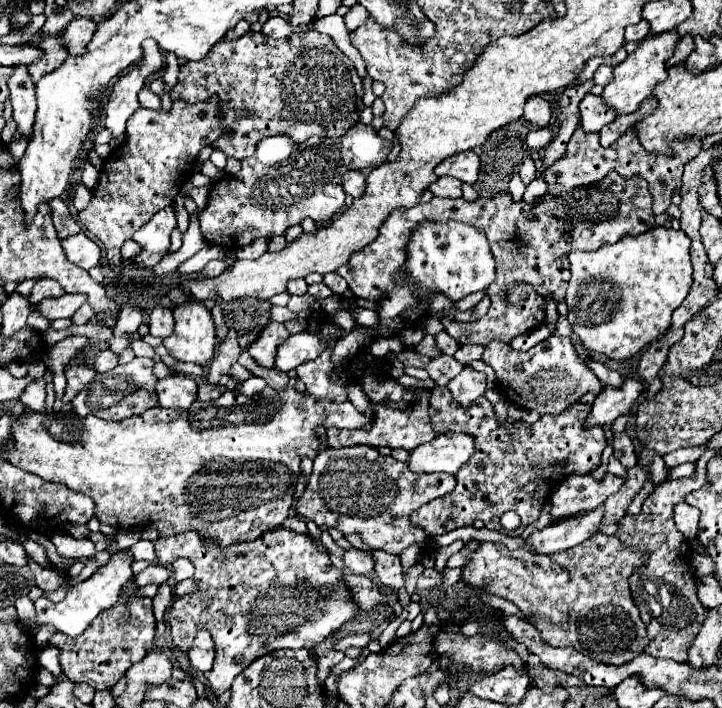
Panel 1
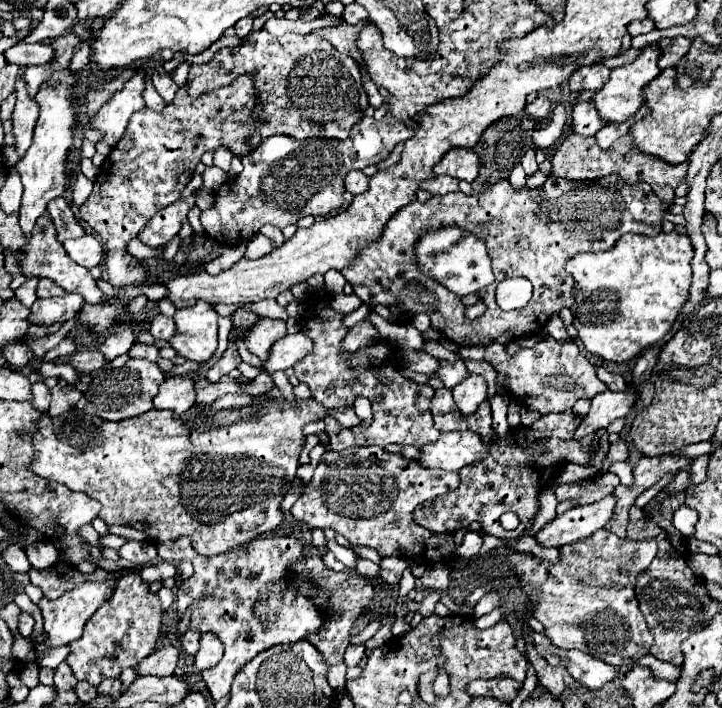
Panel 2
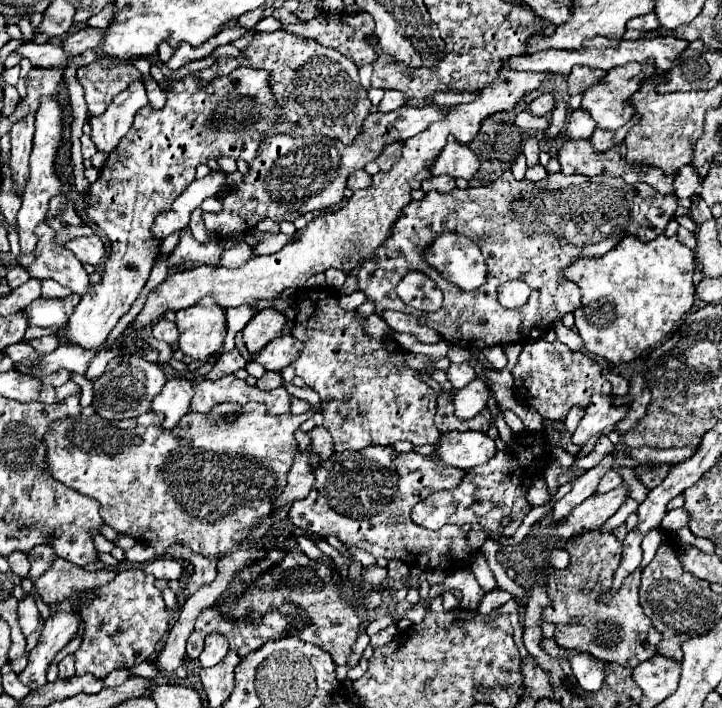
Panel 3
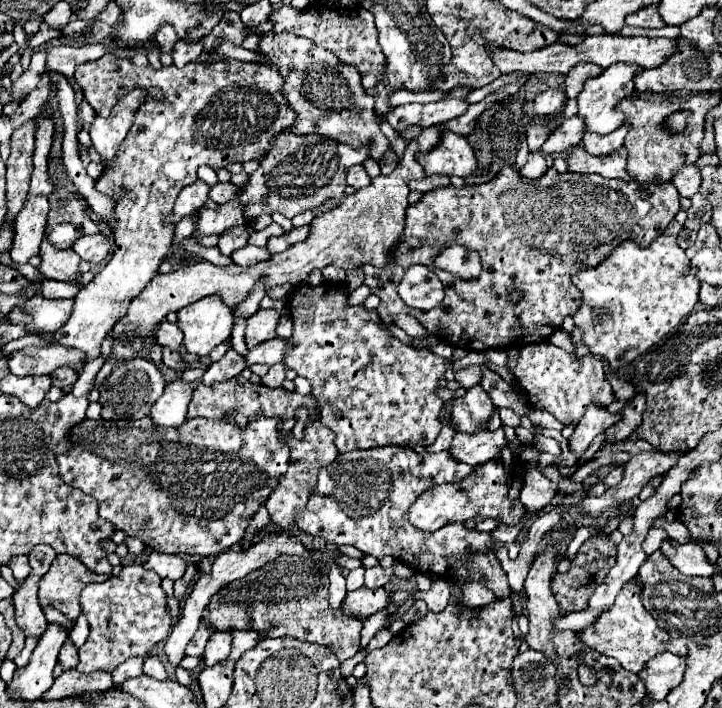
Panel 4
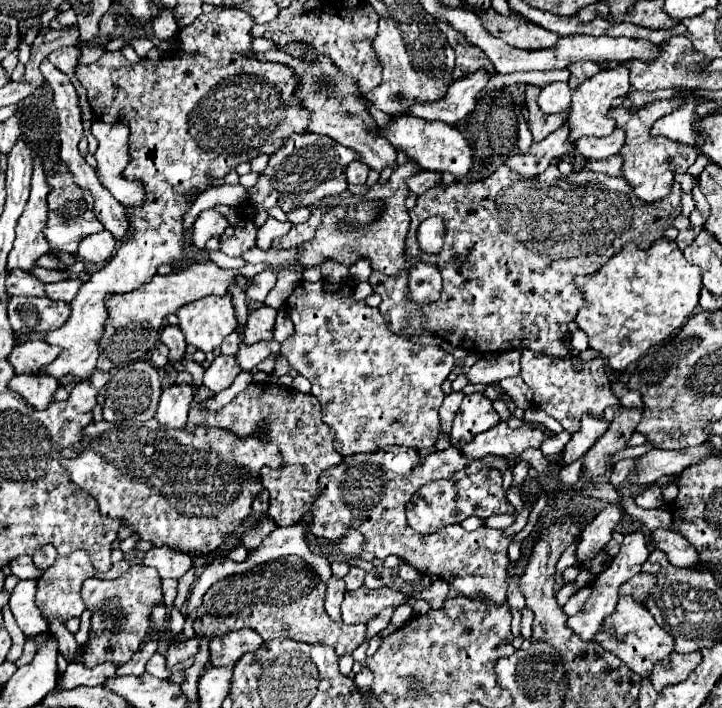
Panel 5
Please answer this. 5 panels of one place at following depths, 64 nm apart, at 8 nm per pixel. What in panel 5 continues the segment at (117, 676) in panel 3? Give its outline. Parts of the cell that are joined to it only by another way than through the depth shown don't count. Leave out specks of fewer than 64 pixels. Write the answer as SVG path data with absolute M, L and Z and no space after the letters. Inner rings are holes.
M154 634L148 638L148 644L144 644L144 648L132 656L132 660L128 660L126 664L122 664L118 670L116 670L116 676L126 676L126 674L144 674L144 666L146 662L150 660L150 656L156 652L158 648L158 640L154 638Z

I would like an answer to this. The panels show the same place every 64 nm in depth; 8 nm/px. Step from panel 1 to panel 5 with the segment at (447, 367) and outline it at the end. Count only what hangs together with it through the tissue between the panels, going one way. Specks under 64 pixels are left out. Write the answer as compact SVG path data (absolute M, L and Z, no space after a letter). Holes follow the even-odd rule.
M510 350L508 354L500 354L496 358L482 358L476 362L468 372L468 384L496 384L502 378L508 376L518 376L518 366L520 366L520 352Z

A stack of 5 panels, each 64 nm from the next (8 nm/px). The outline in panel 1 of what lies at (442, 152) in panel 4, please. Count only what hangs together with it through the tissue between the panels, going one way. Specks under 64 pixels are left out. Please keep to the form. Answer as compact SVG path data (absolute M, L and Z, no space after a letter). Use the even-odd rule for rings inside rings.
M468 150L440 162L434 172L436 176L452 176L452 178L462 180L464 184L474 184L478 180L478 166L480 166L478 154Z

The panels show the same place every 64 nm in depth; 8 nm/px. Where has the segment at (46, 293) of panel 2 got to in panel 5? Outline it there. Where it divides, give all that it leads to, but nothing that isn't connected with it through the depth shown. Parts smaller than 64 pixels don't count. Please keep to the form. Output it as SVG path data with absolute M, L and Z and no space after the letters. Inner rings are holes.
M62 280L62 282L54 282L54 284L46 284L44 290L50 300L64 300L66 304L70 304L80 286L82 286L80 280Z

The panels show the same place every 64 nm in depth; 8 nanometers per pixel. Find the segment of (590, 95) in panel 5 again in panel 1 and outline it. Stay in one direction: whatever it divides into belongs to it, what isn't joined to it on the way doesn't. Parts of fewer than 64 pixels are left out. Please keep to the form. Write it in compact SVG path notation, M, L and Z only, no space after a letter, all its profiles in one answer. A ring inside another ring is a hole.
M676 30L664 32L664 34L650 34L648 38L644 38L642 44L632 54L628 54L628 58L622 64L618 64L614 68L614 80L606 86L606 90L602 94L604 100L608 102L608 106L612 106L618 114L636 112L640 102L646 100L654 92L654 86L658 82L666 80L666 76L668 76L666 60L668 60L668 56L674 54L678 40L680 40L680 34Z

